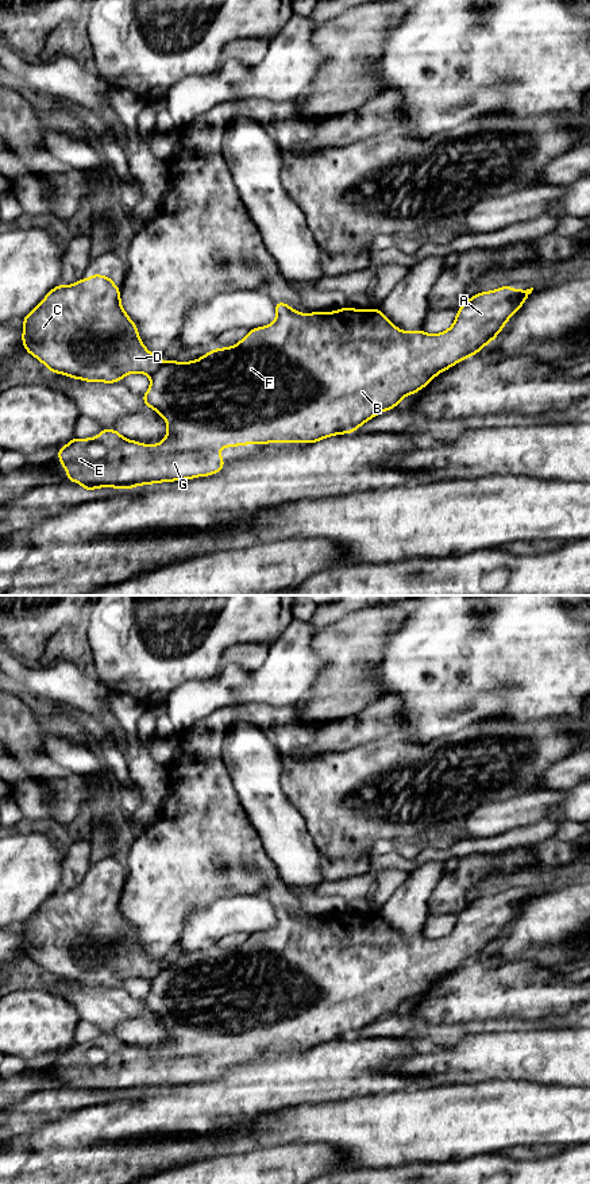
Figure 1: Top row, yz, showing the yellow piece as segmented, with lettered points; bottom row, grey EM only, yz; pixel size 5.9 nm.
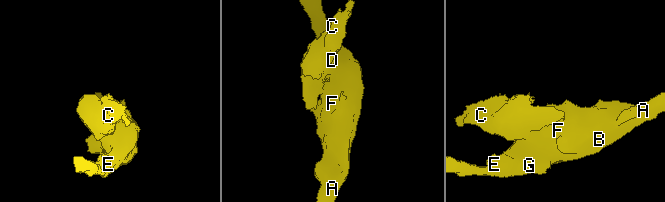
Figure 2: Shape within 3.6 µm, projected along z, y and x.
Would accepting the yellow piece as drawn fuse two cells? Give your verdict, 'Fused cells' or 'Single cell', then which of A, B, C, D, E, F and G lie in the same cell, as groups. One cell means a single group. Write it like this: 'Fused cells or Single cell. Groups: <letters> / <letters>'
Fused cells. Groups: A B E F G / C D

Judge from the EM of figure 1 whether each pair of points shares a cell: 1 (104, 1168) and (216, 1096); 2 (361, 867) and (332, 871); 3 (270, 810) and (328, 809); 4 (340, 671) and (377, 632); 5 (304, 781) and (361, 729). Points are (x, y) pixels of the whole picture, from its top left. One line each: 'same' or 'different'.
1: same
2: same
3: different
4: same
5: different

